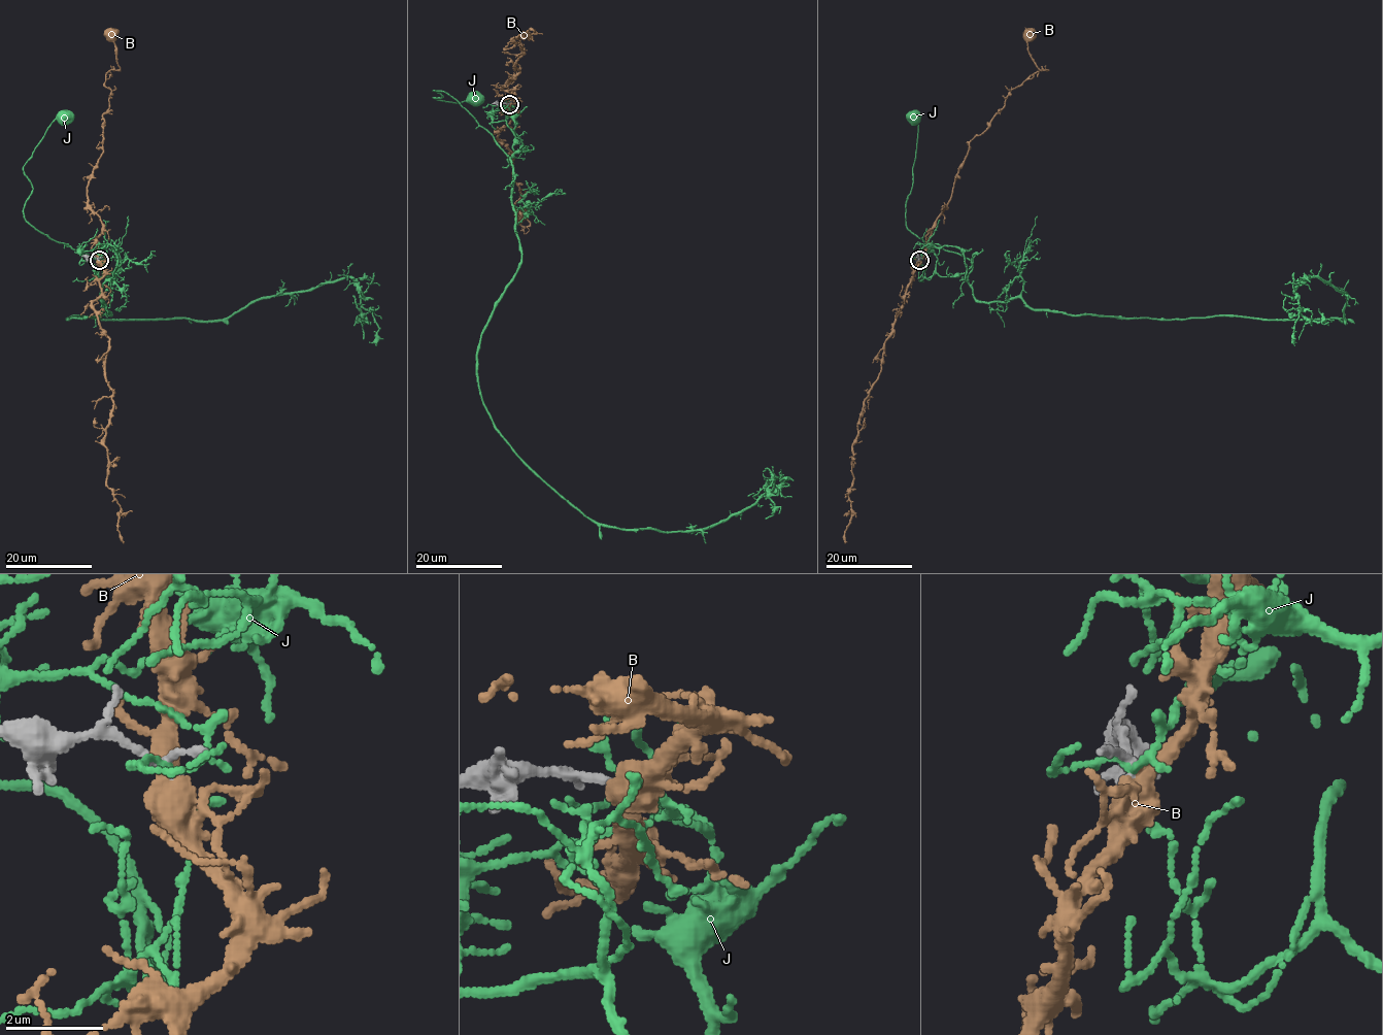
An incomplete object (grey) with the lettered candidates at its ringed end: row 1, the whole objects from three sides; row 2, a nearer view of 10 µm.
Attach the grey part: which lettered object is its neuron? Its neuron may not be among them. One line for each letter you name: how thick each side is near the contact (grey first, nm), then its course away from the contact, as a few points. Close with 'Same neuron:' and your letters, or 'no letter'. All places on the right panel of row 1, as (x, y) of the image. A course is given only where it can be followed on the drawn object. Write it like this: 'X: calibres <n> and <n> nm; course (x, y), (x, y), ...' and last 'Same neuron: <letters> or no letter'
B: calibres 140 and 420 nm; course (919, 259), (934, 223), (951, 195), (969, 143), (986, 129), (1010, 92), (1042, 70), (1029, 52), (1029, 35)
Same neuron: B

